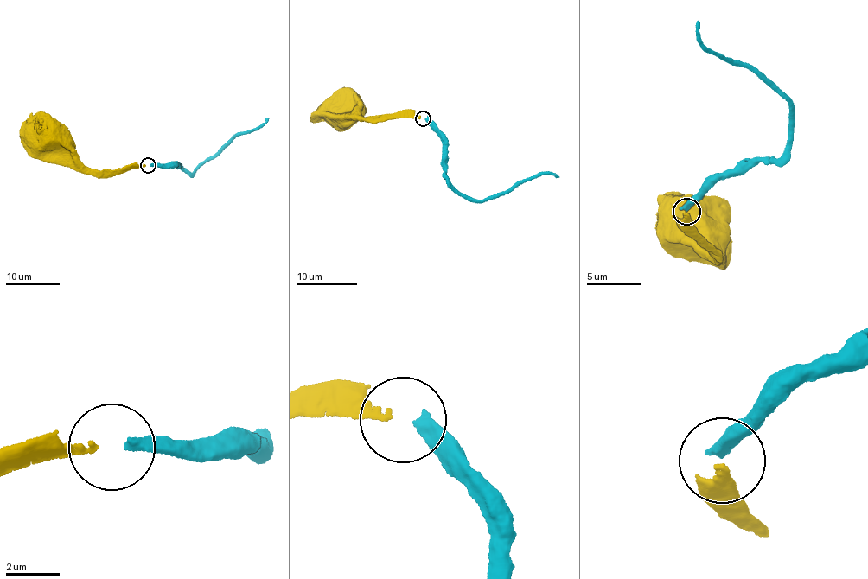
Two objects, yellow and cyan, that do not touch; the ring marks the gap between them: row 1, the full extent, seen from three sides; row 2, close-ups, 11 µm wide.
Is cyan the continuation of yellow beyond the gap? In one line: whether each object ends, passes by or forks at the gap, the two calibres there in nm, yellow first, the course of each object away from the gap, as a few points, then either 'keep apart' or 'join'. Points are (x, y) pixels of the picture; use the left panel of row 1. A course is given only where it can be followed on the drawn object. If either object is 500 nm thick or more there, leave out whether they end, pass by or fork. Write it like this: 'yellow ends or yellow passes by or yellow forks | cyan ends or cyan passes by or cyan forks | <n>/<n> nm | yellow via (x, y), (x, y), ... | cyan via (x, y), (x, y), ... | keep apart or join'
yellow ends | cyan ends | 200/480 nm | yellow via (145, 165), (93, 174), (41, 132) | cyan via (149, 165), (162, 167), (169, 163), (191, 173), (219, 155), (232, 138), (259, 128), (269, 118) | join

